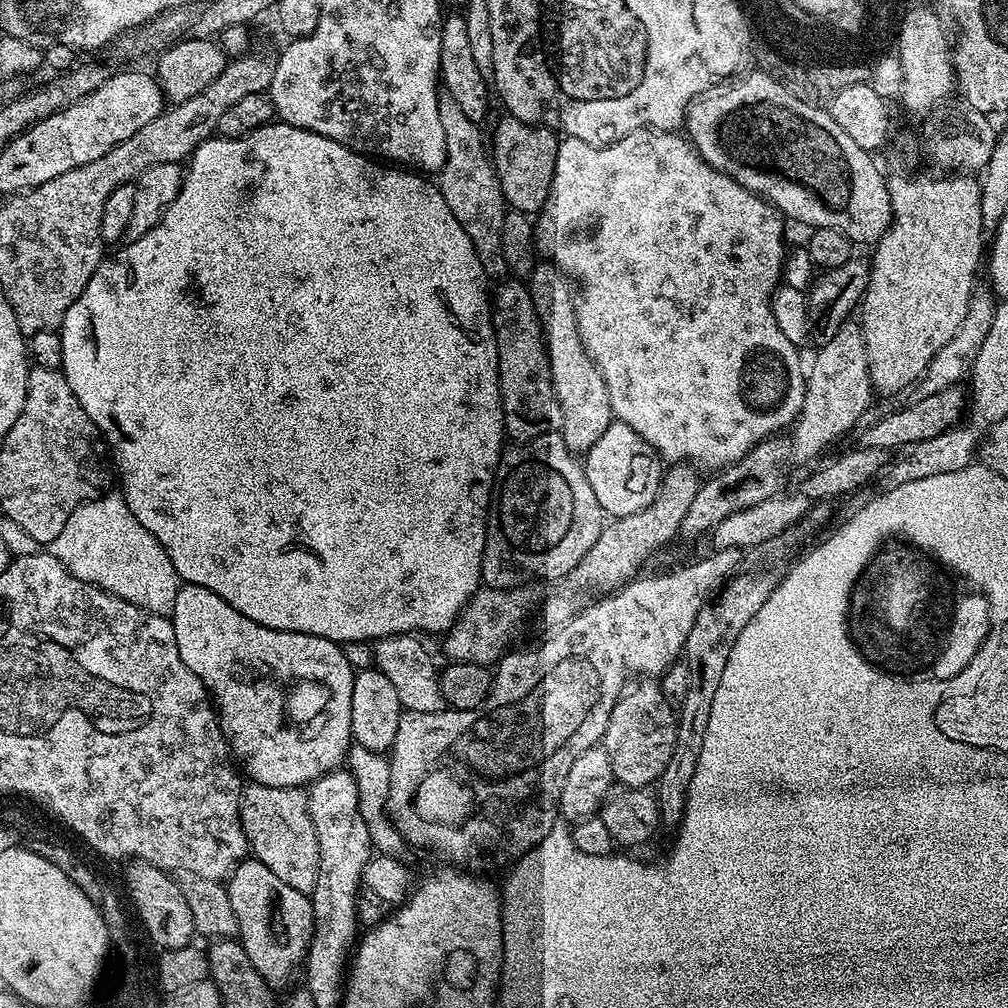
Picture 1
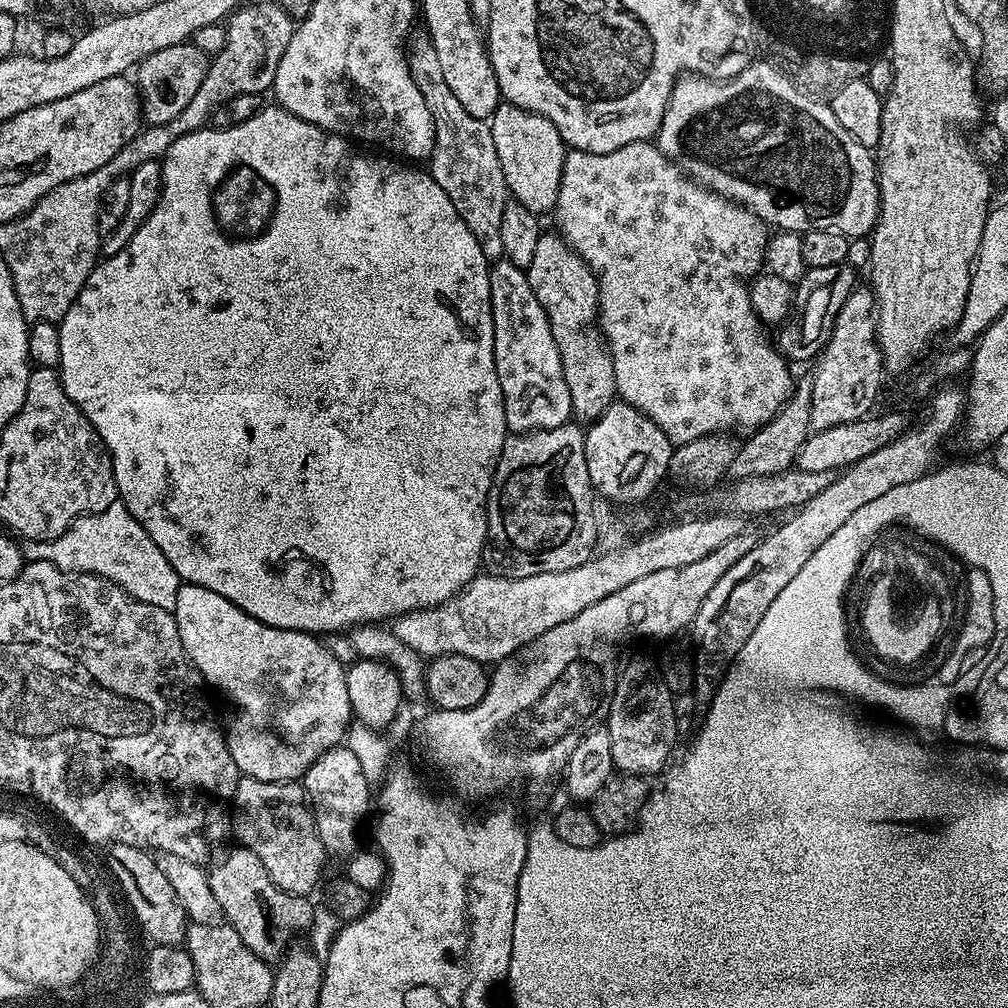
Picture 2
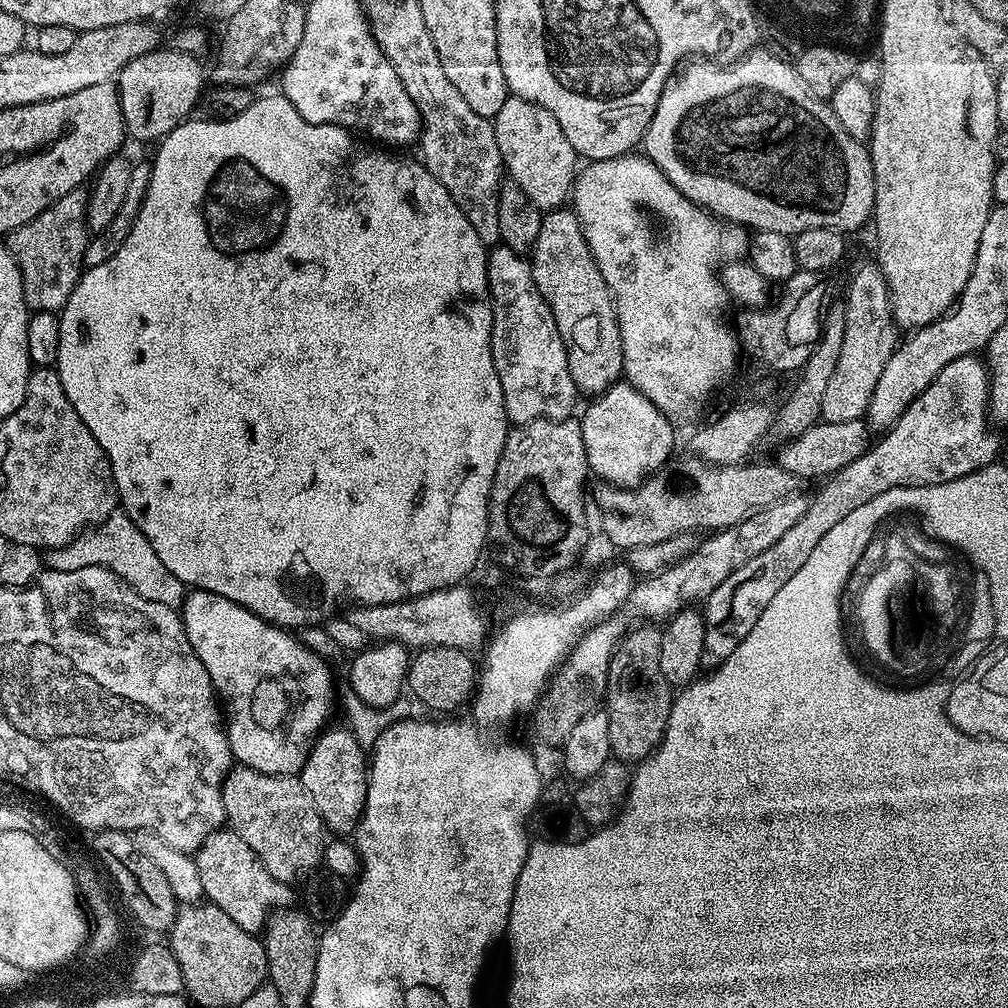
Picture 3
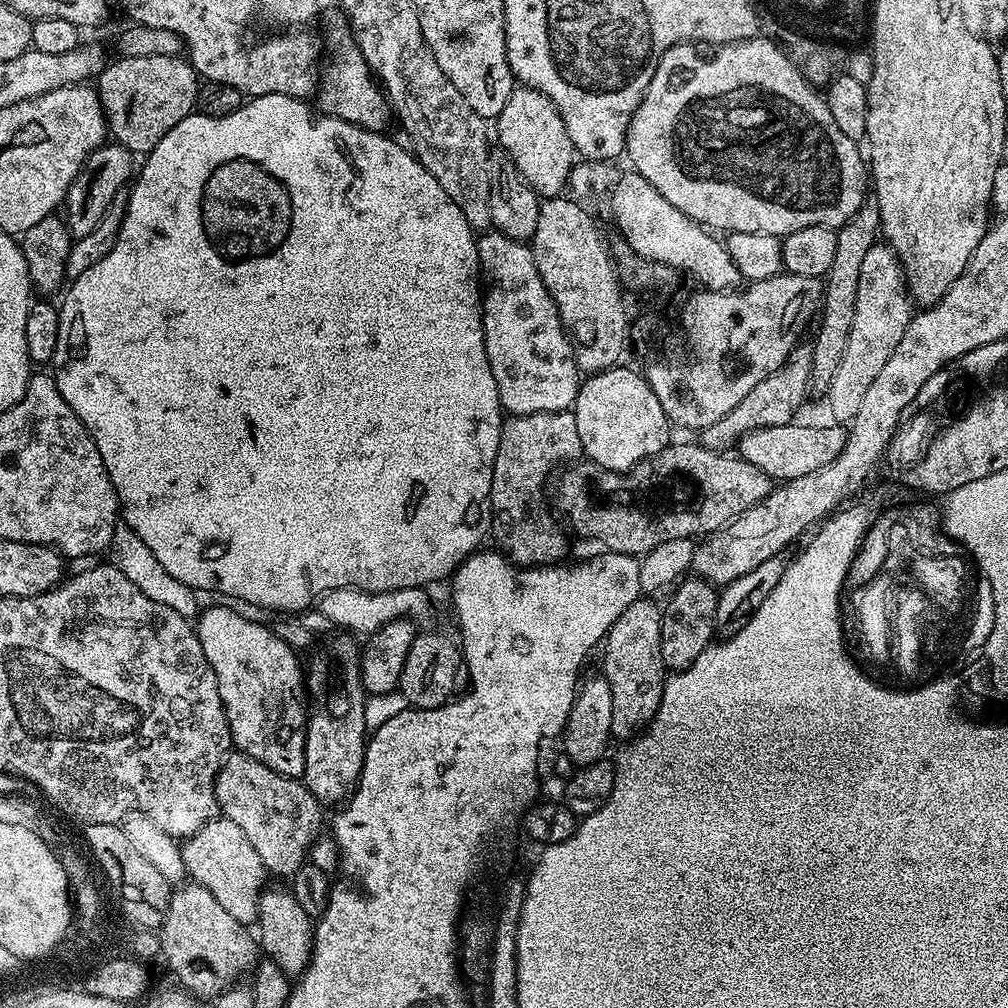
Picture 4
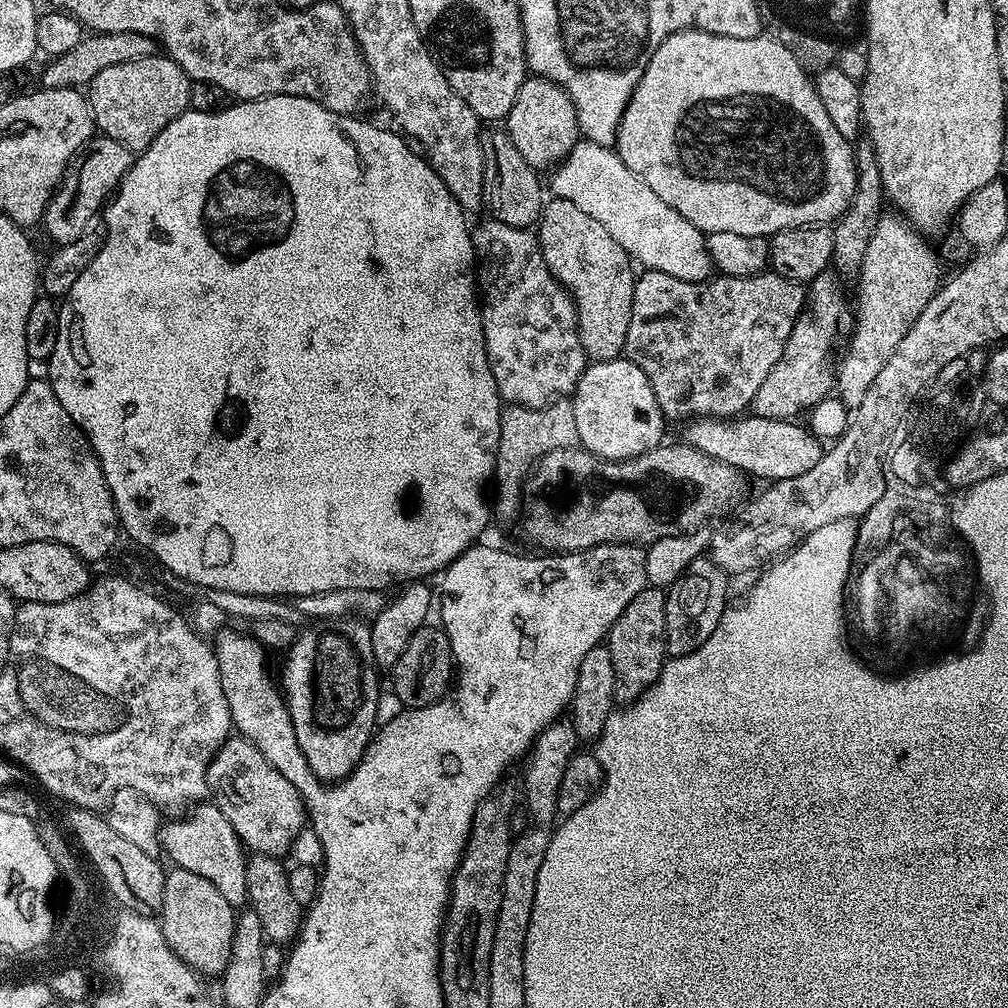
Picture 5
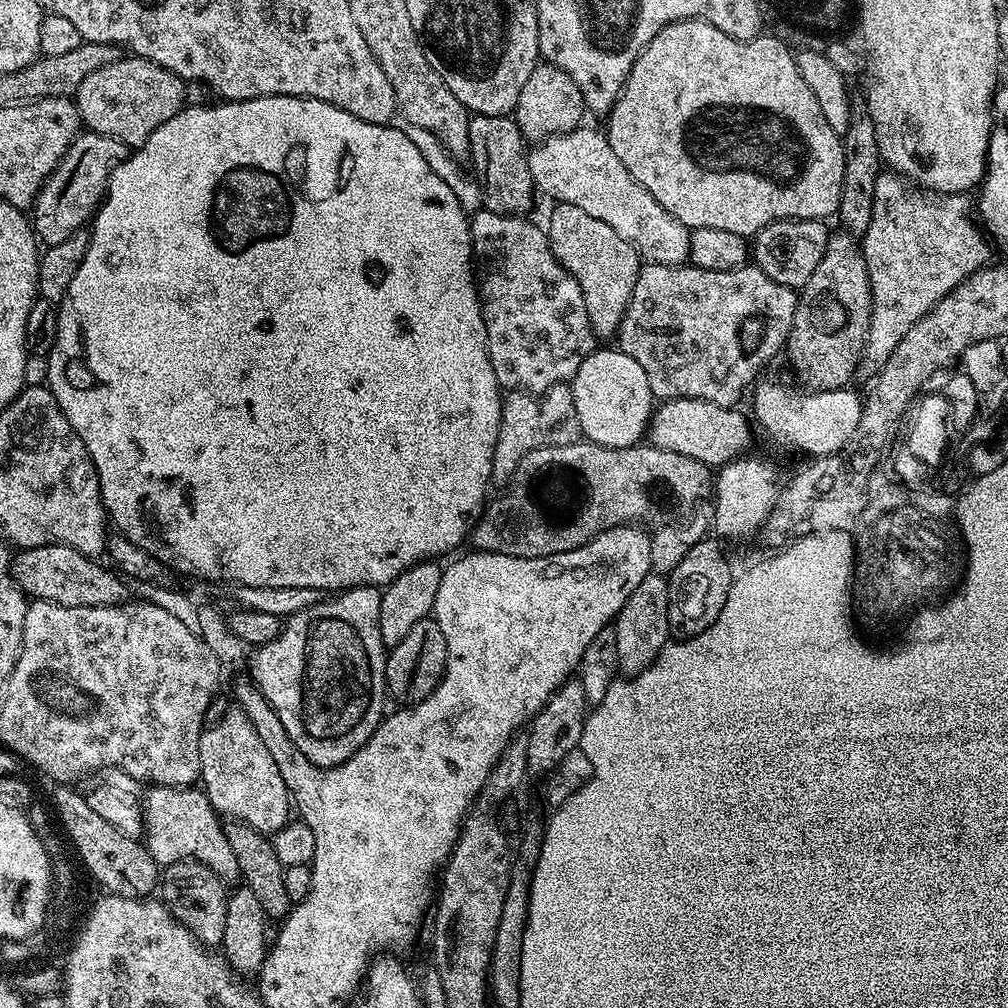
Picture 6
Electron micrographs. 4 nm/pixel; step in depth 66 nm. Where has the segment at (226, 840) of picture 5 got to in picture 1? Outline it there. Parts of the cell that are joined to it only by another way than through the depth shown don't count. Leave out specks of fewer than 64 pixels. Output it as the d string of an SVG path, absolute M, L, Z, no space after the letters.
M245 858L239 862L226 880L230 906L238 914L240 945L246 950L246 958L254 965L254 970L262 974L269 988L287 989L296 971L308 959L308 947L312 941L314 910L309 893L286 886L278 874L266 870L262 862L255 858Z

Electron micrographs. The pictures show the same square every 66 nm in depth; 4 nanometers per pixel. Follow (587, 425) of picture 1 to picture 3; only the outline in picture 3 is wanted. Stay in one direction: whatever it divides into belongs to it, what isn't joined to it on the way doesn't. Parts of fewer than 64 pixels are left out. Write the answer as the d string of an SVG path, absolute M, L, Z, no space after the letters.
M571 207L545 211L543 218L542 230L538 230L538 238L530 249L534 286L538 286L538 294L542 294L554 314L554 322L558 322L558 334L562 334L566 346L566 362L577 393L585 392L588 398L595 398L624 375L616 303Z

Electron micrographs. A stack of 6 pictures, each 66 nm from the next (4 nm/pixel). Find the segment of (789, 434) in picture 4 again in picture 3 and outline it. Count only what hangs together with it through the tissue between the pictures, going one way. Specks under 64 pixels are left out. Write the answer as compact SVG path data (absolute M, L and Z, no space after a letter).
M863 419L850 422L817 422L792 440L783 441L779 445L780 453L774 456L774 460L782 470L794 474L802 482L816 480L819 476L831 478L846 466L850 466L854 458L868 451L868 436L870 437L870 429Z

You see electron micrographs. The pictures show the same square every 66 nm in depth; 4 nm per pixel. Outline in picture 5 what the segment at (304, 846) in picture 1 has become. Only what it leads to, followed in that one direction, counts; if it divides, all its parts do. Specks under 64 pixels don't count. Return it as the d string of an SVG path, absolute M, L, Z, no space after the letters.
M239 734L229 738L214 754L208 767L208 790L211 803L226 814L245 849L261 856L283 857L294 838L306 826L304 800L294 790L294 782L282 778L250 741Z

